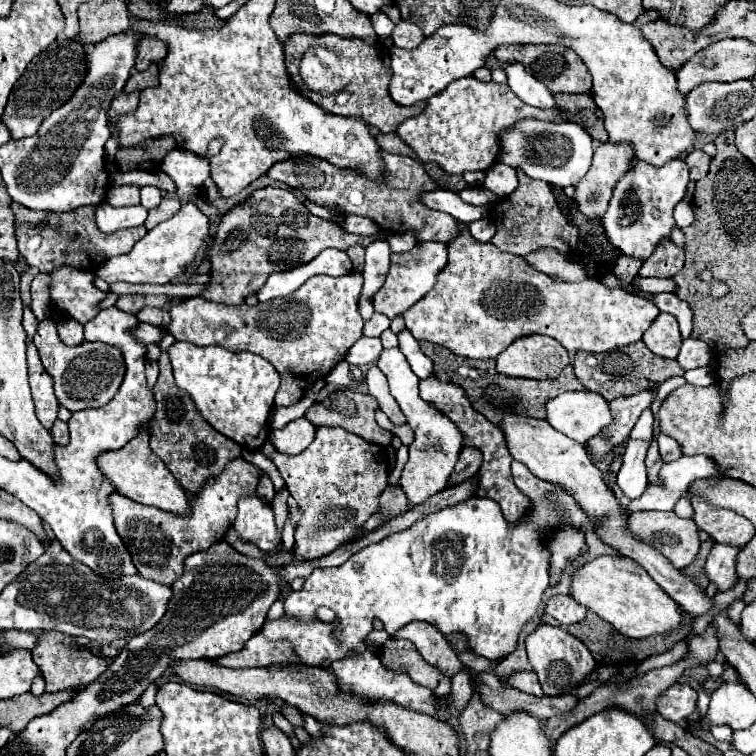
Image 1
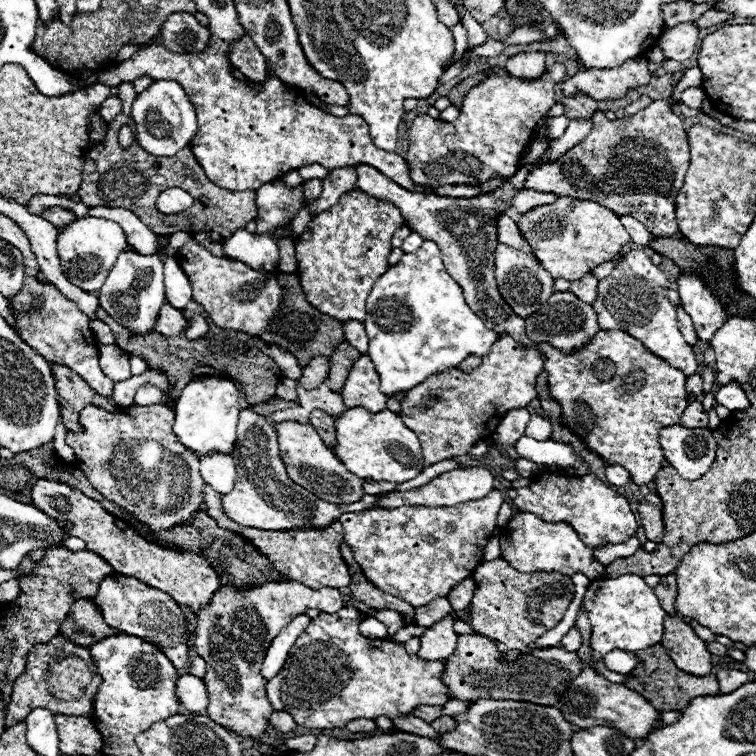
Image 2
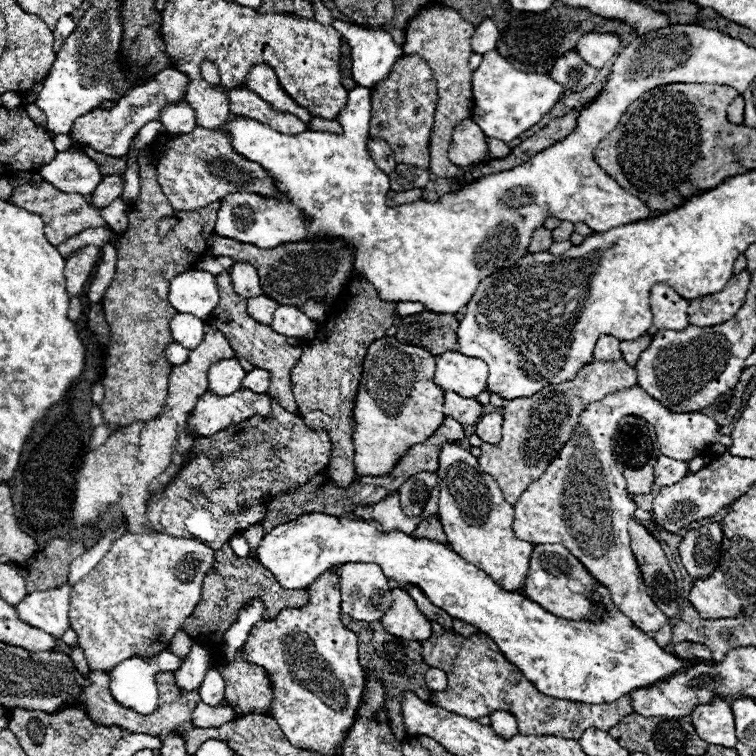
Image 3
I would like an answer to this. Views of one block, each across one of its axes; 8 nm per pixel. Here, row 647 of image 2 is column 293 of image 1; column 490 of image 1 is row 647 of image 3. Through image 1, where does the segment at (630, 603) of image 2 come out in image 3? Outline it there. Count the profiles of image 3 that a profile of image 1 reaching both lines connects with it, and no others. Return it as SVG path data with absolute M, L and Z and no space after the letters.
M320 512L304 514L272 528L258 546L258 562L276 576L284 590L308 588L330 566L350 560L378 564L386 578L422 588L430 602L446 610L452 618L466 620L486 632L500 646L502 654L514 662L540 692L554 698L610 704L622 694L652 686L684 668L676 656L664 652L652 638L634 628L612 604L606 586L600 586L596 592L610 608L610 616L604 622L592 624L558 618L530 598L502 590L484 570L468 564L444 544L410 538L402 532L384 534L368 522Z

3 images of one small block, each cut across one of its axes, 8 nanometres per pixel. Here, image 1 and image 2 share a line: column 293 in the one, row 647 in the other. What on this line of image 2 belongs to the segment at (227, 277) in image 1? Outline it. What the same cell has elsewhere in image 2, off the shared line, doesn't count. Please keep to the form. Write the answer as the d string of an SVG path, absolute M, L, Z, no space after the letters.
M264 582L254 588L238 588L234 584L220 586L206 608L196 612L194 650L206 660L206 688L210 692L208 716L236 736L262 744L260 738L268 730L272 704L266 696L266 682L260 666L274 636L290 624L298 614L310 608L320 612L338 612L344 606L336 588L310 590L300 582Z

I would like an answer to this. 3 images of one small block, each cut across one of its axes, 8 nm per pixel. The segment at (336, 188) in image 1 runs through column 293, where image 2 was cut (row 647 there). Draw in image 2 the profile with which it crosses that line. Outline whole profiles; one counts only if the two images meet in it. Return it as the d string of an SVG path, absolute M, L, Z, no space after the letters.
M106 576L98 588L98 594L92 598L94 604L98 604L102 618L108 626L118 628L122 634L144 638L146 642L162 648L170 662L176 668L184 668L188 662L188 630L186 630L186 618L180 610L180 606L162 590L142 584L140 580L132 576Z

